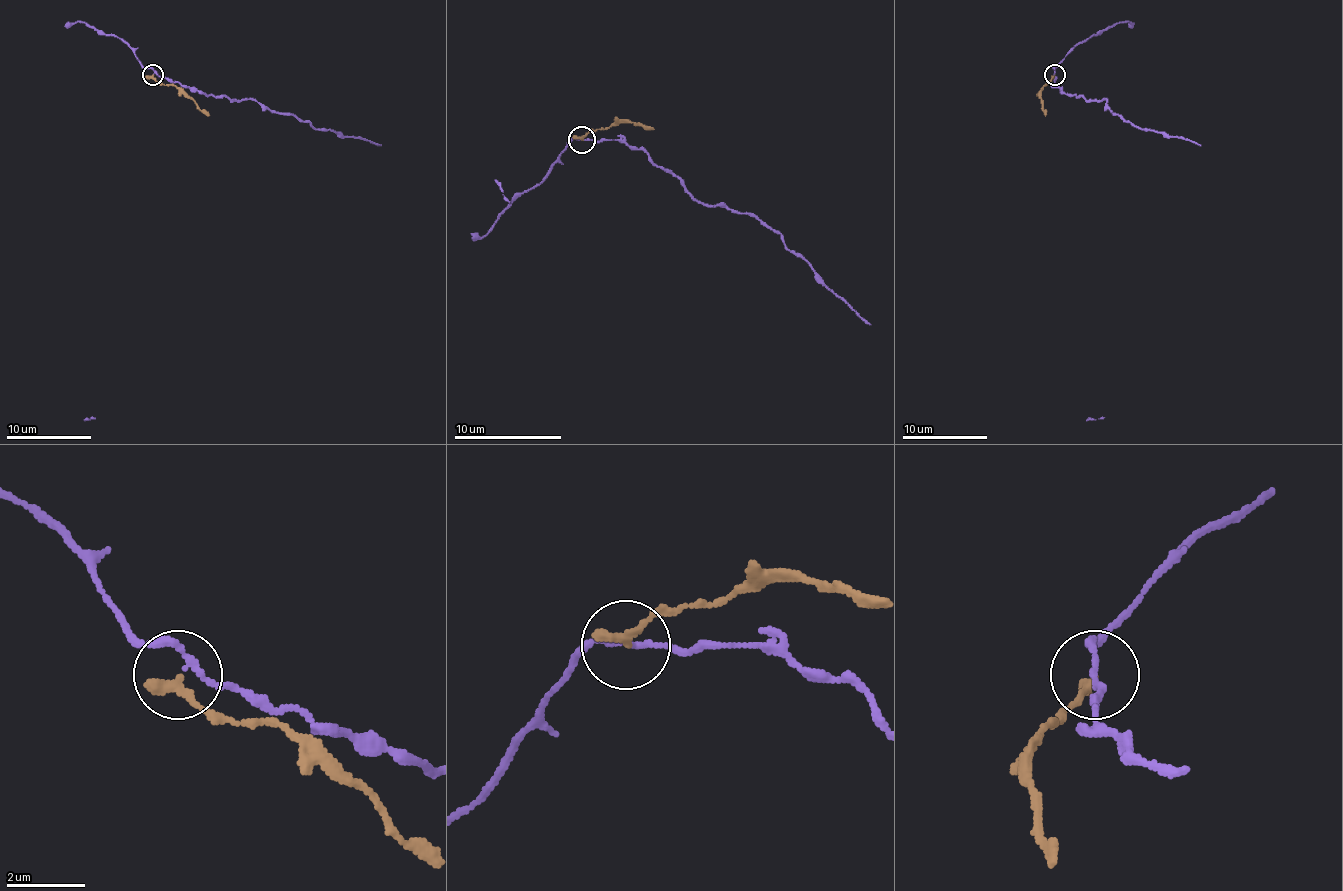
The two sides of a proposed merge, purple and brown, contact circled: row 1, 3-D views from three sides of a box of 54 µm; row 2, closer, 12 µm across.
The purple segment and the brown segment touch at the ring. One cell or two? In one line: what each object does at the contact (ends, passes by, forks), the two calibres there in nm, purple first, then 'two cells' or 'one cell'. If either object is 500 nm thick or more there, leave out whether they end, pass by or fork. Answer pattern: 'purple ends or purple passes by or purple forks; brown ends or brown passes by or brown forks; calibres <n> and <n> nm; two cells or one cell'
purple passes by; brown ends; calibres 120 and 280 nm; two cells

